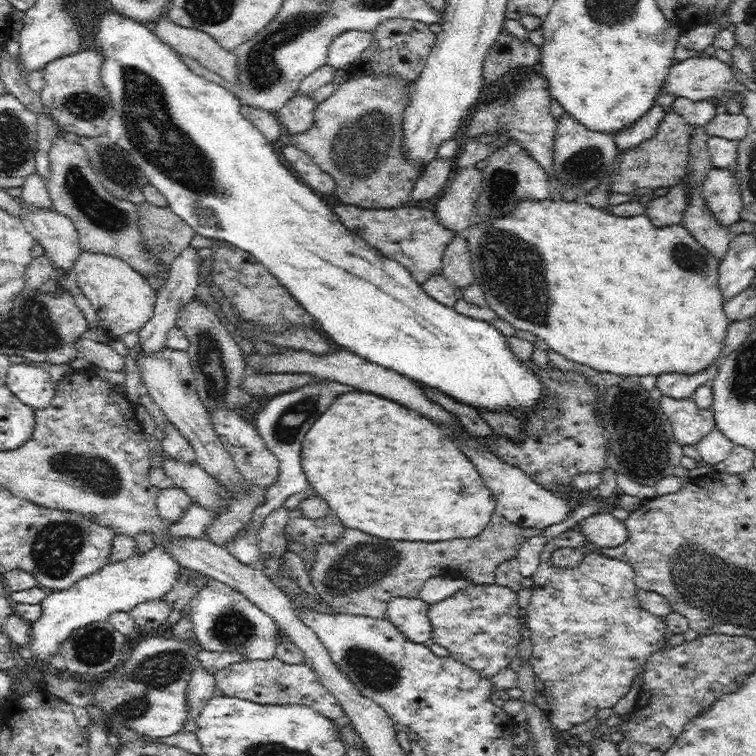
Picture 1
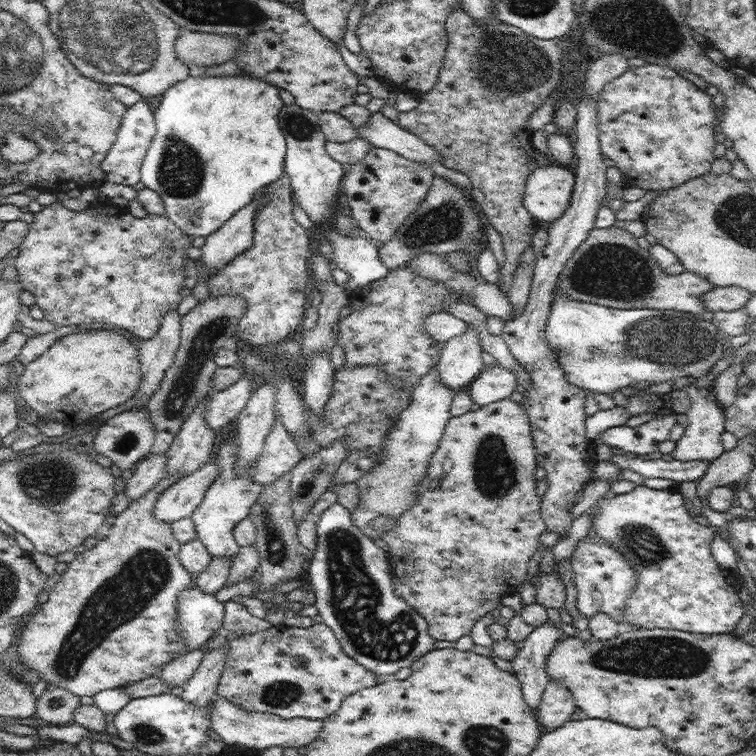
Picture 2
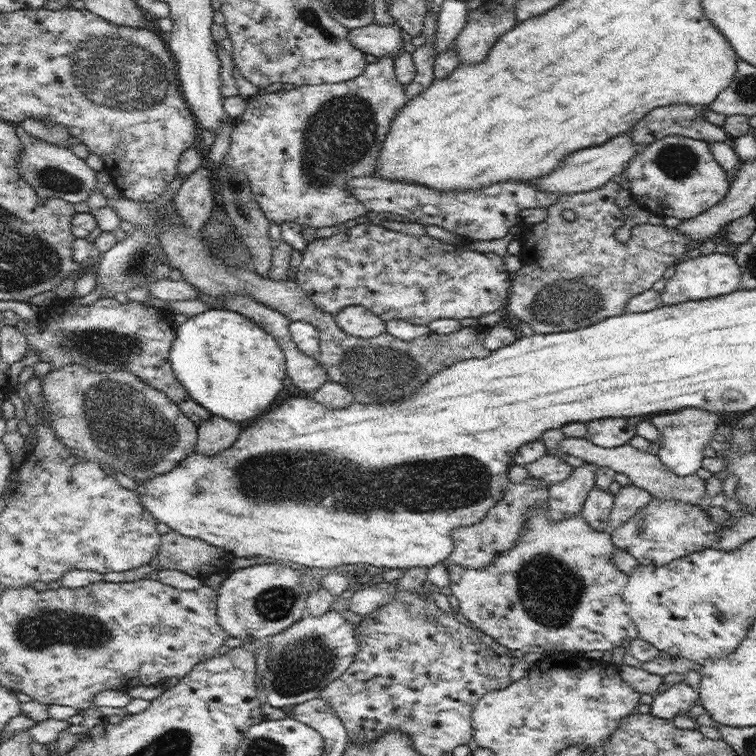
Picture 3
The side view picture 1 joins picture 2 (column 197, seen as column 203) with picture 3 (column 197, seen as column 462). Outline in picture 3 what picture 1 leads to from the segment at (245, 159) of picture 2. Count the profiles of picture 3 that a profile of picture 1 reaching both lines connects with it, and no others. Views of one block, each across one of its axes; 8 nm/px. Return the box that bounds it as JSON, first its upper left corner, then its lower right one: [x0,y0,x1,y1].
[169,308,288,422]

